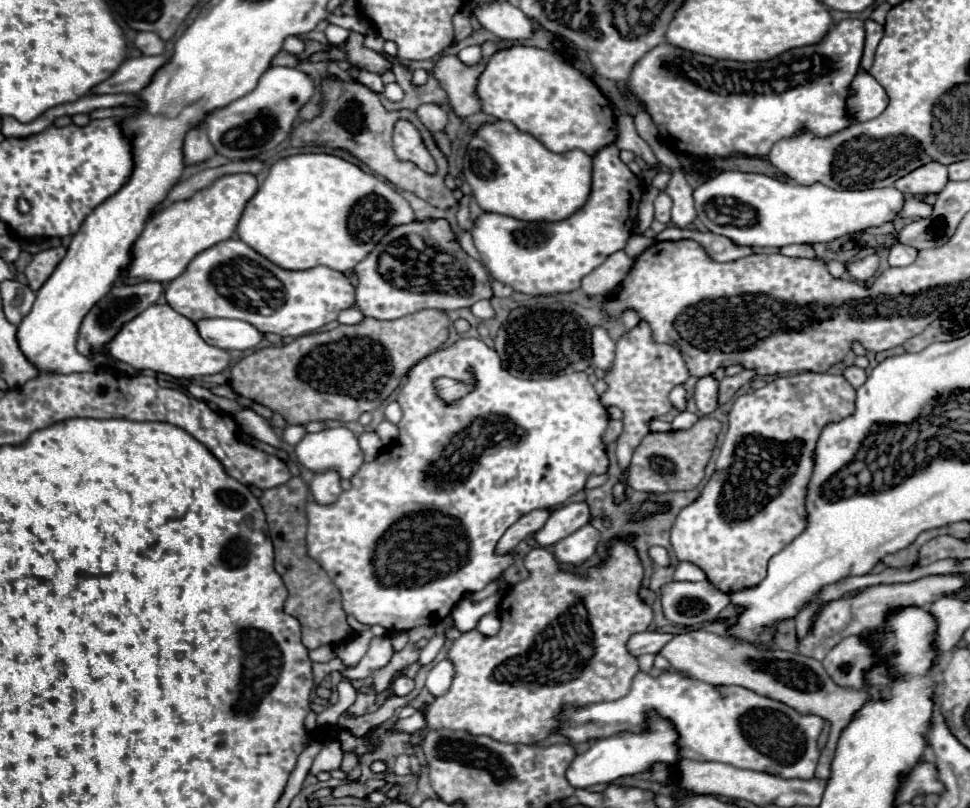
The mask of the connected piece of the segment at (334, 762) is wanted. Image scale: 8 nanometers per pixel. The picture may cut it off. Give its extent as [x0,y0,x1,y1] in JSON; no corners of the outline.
[310,740,342,774]

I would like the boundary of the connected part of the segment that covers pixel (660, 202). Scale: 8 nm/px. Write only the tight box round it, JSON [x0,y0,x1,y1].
[654,194,672,224]

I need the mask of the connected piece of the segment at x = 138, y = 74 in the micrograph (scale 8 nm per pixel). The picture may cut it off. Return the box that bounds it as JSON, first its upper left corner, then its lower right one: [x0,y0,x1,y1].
[90,56,166,94]

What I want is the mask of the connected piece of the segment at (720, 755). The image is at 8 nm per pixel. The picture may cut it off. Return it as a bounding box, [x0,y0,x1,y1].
[558,672,824,778]

